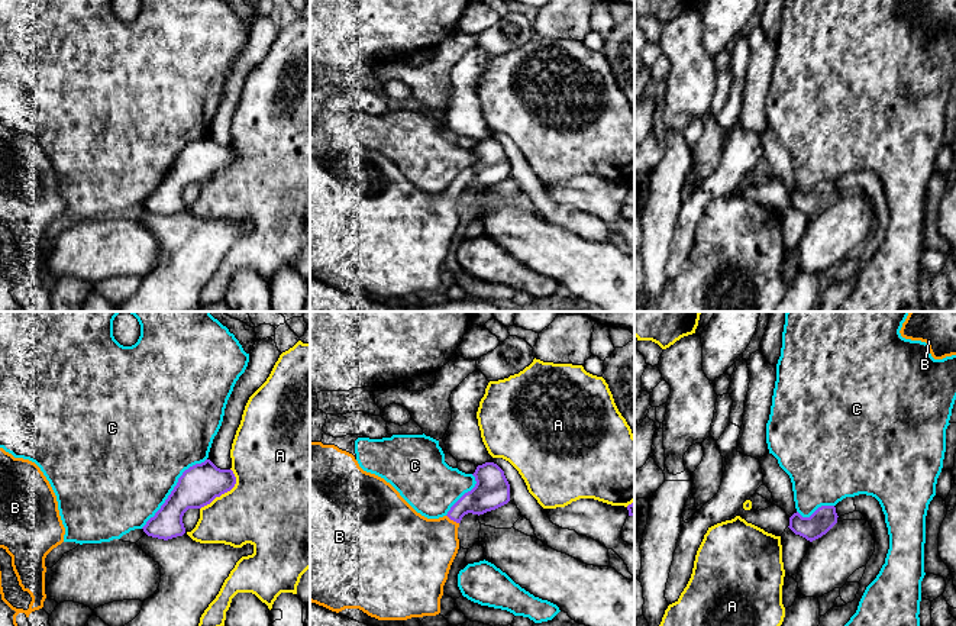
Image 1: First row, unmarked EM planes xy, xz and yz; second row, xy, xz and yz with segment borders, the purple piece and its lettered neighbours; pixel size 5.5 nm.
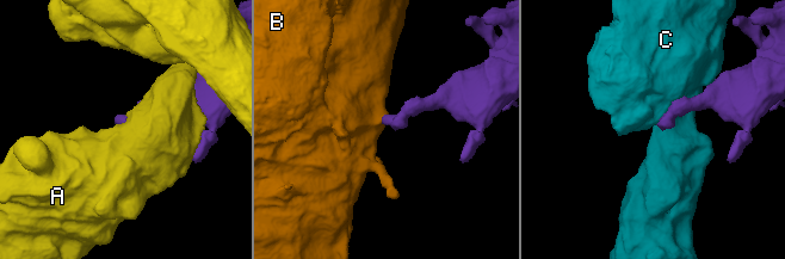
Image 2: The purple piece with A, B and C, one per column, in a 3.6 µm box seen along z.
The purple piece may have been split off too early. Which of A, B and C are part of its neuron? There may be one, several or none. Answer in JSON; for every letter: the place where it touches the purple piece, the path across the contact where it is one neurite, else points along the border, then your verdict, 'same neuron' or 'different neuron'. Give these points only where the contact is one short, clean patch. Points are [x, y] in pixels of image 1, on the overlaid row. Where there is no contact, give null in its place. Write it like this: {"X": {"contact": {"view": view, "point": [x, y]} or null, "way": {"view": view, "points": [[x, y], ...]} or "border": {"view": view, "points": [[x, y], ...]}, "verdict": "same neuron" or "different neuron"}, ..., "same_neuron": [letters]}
{"A": {"contact": {"view": "xy", "point": [225, 491]}, "verdict": "different neuron"}, "B": {"contact": {"view": "xz", "point": [452, 519]}, "way": {"view": "xz", "points": [[488, 493], [452, 519], [420, 551]]}, "verdict": "same neuron"}, "C": {"contact": {"view": "xy", "point": [174, 489]}, "verdict": "different neuron"}, "same_neuron": ["B"]}

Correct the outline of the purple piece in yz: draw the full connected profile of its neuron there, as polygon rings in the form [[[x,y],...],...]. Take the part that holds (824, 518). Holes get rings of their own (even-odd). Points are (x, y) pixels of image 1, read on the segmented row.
[[[821,506],[810,517],[802,517],[798,512],[789,517],[789,529],[807,541],[813,542],[826,535],[836,523],[834,506]]]

